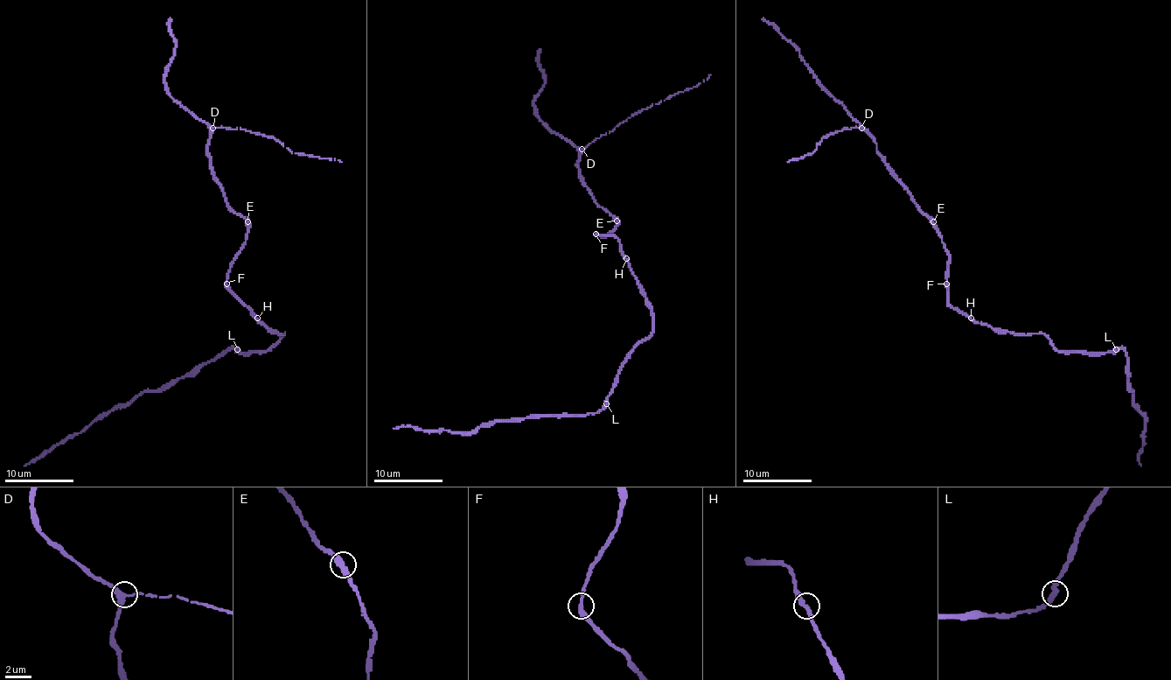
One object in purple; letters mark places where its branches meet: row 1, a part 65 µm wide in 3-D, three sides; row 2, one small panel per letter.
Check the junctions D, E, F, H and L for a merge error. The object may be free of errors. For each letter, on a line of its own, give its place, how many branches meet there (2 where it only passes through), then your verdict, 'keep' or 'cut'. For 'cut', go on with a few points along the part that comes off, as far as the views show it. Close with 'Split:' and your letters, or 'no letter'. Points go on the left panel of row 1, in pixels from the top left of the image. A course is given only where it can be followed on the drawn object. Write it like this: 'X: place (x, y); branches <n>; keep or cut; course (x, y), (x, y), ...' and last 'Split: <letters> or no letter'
D: place (212, 128); branches 3; keep
E: place (247, 221); branches 2; keep
F: place (226, 283); branches 2; keep
H: place (257, 318); branches 2; keep
L: place (237, 349); branches 2; keep
Split: no letter

